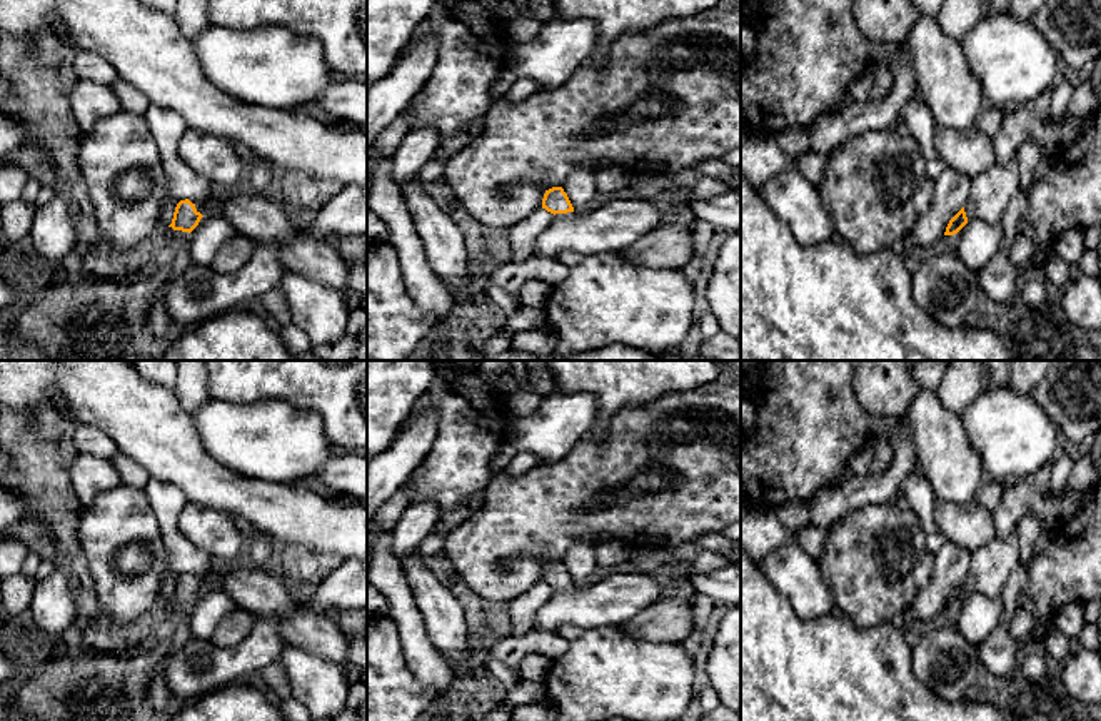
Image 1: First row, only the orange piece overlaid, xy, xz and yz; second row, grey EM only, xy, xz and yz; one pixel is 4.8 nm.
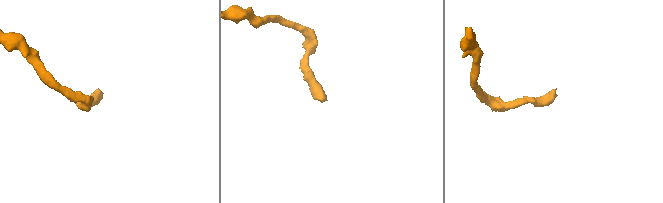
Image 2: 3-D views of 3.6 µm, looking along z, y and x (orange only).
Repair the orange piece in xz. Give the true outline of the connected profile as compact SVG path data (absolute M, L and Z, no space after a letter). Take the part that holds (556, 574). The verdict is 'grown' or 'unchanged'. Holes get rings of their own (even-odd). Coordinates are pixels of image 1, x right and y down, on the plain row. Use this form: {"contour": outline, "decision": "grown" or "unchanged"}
{"contour": "M562 561L545 564L542 582L554 589L554 597L534 616L534 629L542 633L559 633L564 626L621 626L669 594L664 581L639 571L577 586Z", "decision": "grown"}

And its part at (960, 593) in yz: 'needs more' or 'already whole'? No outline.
needs more

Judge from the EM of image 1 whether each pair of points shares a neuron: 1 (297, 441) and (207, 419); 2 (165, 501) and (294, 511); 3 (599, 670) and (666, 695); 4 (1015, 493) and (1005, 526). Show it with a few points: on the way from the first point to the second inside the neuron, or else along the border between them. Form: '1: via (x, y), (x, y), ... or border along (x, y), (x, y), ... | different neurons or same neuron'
1: via (276, 441), (252, 441), (229, 433) | same neuron
2: border along (154, 478), (170, 481), (187, 501) | different neurons
3: via (616, 675), (649, 683) | same neuron
4: via (1015, 501), (1006, 518) | same neuron

